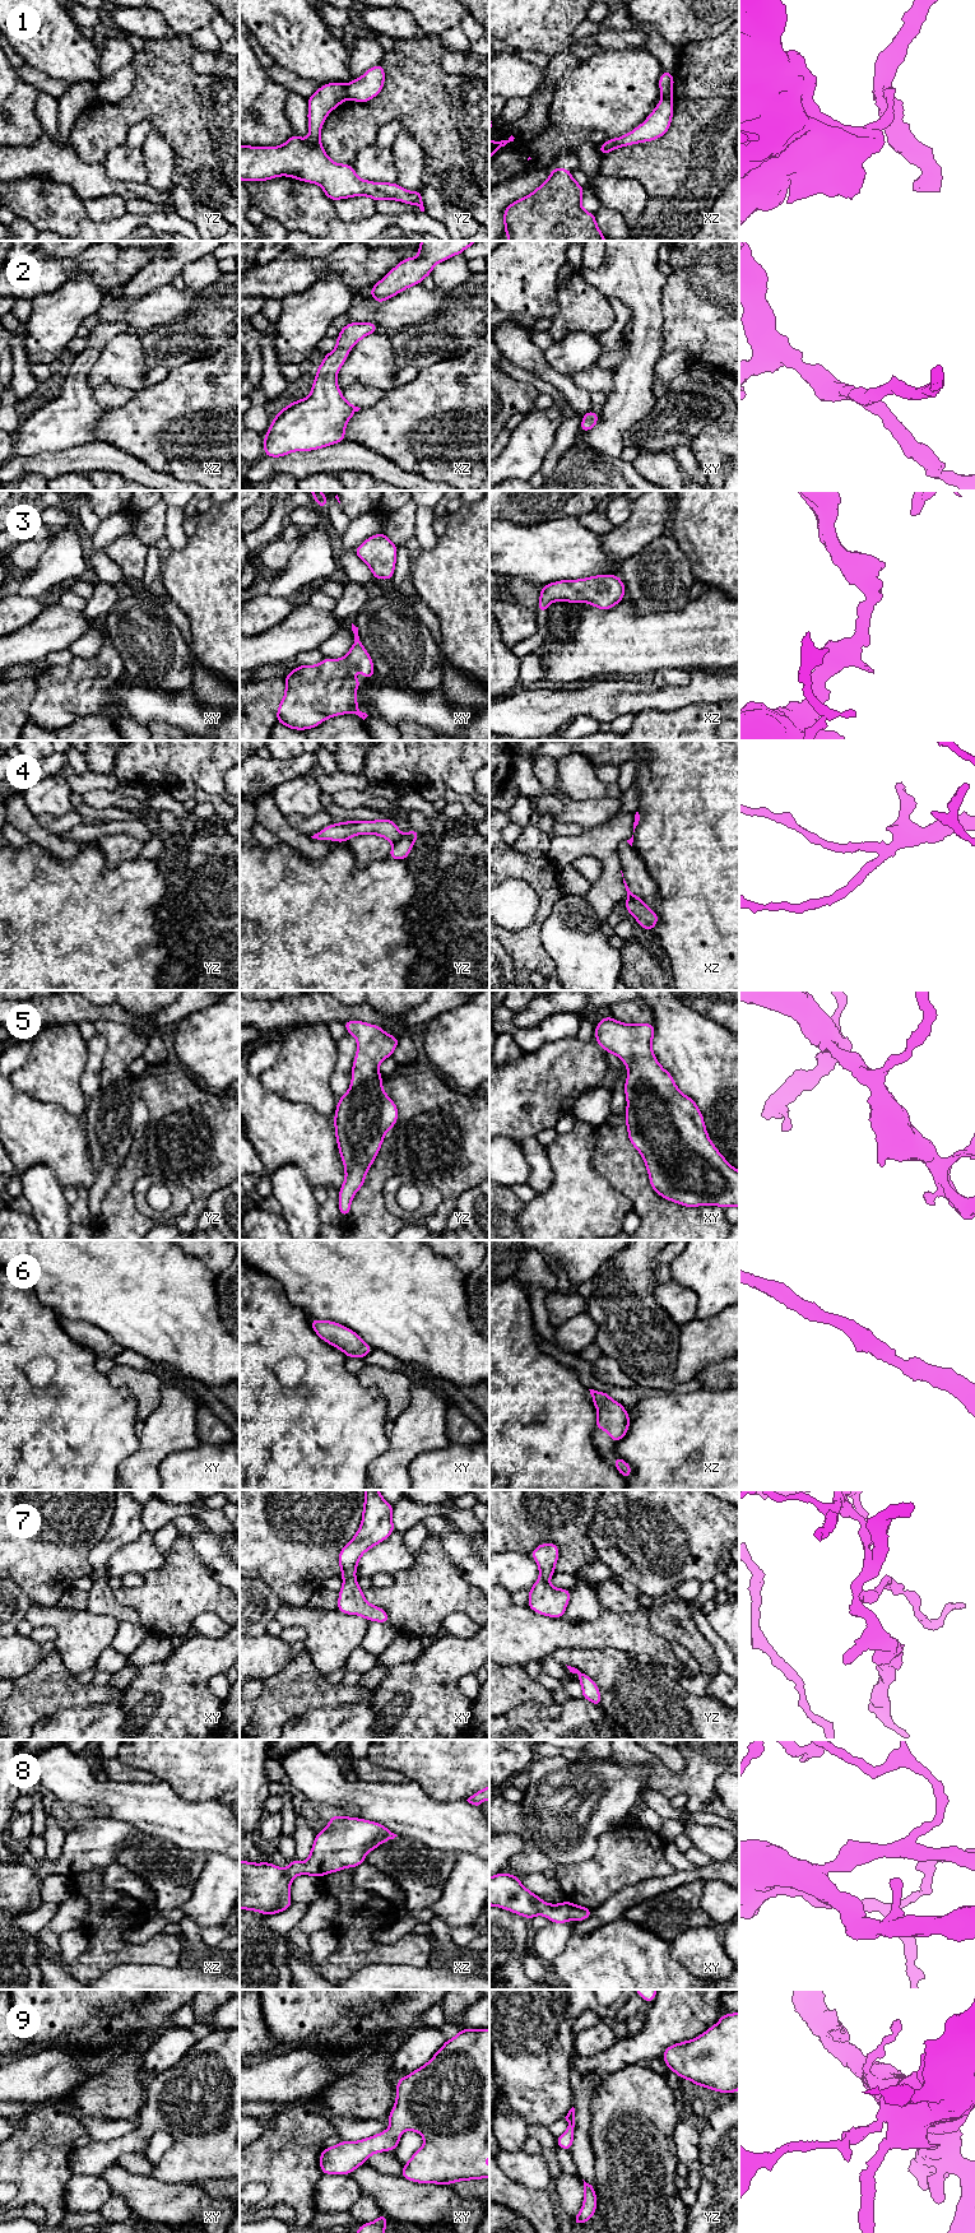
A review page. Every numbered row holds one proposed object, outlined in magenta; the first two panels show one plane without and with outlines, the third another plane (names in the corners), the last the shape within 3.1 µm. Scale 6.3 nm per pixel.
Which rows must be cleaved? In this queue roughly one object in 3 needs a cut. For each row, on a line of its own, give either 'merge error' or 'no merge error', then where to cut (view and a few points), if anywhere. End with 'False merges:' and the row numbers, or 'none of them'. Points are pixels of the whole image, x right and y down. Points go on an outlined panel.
1: merge error; cut in yz along (346, 86), (347, 97)
2: no merge error; no cut
3: no merge error; no cut
4: merge error; cut in yz along (403, 836), (393, 843)
5: no merge error; no cut
6: no merge error; no cut
7: no merge error; no cut
8: no merge error; no cut
9: no merge error; no cut
False merges: 1, 4

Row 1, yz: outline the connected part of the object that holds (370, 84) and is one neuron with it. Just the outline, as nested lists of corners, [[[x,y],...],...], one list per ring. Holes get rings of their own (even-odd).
[[[377,64],[347,85],[347,98],[362,103],[368,102],[381,93],[384,83],[385,70],[381,64]]]

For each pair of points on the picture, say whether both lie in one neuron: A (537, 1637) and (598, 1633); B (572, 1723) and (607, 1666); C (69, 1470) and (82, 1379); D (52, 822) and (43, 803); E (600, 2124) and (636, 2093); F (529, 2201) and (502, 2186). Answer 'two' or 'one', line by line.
A: one
B: two
C: one
D: two
E: one
F: one

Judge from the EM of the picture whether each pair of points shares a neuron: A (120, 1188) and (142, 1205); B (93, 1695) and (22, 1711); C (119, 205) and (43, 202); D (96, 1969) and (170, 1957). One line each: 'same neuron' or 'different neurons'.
A: different neurons
B: same neuron
C: different neurons
D: same neuron

